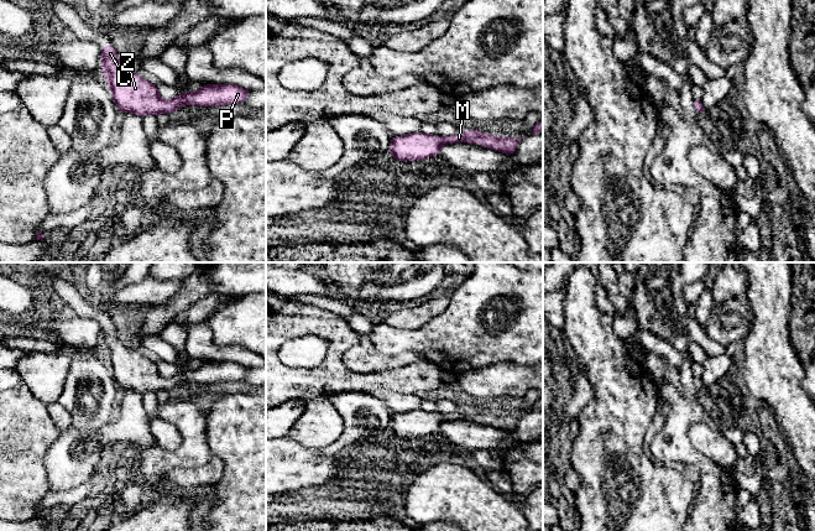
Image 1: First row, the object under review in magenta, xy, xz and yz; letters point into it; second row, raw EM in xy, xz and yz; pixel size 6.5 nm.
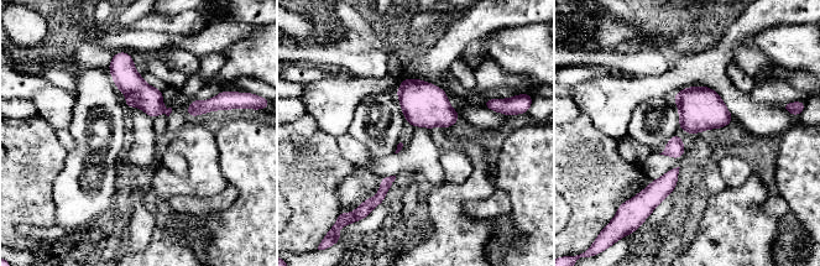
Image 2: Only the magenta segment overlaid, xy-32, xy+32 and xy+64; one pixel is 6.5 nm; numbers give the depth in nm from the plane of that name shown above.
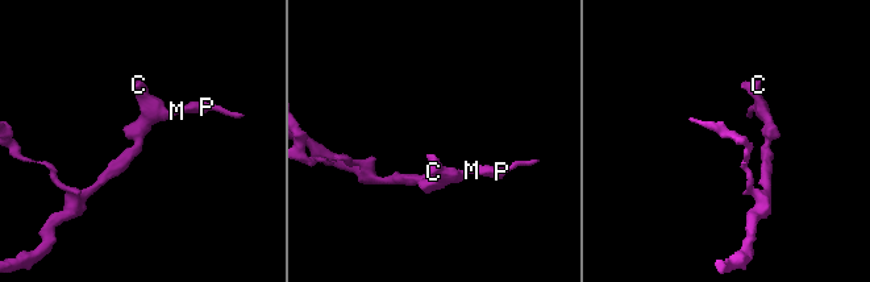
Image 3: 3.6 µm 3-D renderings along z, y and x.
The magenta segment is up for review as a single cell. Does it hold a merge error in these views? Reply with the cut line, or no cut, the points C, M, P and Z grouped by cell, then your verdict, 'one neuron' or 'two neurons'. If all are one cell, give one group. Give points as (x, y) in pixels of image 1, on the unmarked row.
cut none; groups C M P Z; one neuron

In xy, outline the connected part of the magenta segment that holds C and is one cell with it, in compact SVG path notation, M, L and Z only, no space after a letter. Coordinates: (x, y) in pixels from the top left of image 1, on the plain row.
M111 322L103 324L100 333L103 334L100 345L105 350L116 385L141 395L148 391L158 394L161 390L174 390L183 381L200 384L239 381L246 379L250 371L250 368L234 361L205 361L198 369L181 369L177 375L164 379L155 361L121 342Z

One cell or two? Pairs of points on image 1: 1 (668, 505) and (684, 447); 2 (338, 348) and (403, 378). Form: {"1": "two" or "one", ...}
{"1": "two", "2": "one"}

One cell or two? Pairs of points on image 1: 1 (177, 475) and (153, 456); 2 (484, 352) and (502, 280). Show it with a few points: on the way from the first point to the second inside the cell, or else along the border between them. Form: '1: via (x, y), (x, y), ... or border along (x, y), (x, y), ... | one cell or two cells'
1: border along (198, 466), (170, 468), (166, 472), (165, 480) | two cells
2: via (489, 334), (490, 307), (487, 303), (490, 297) | one cell

